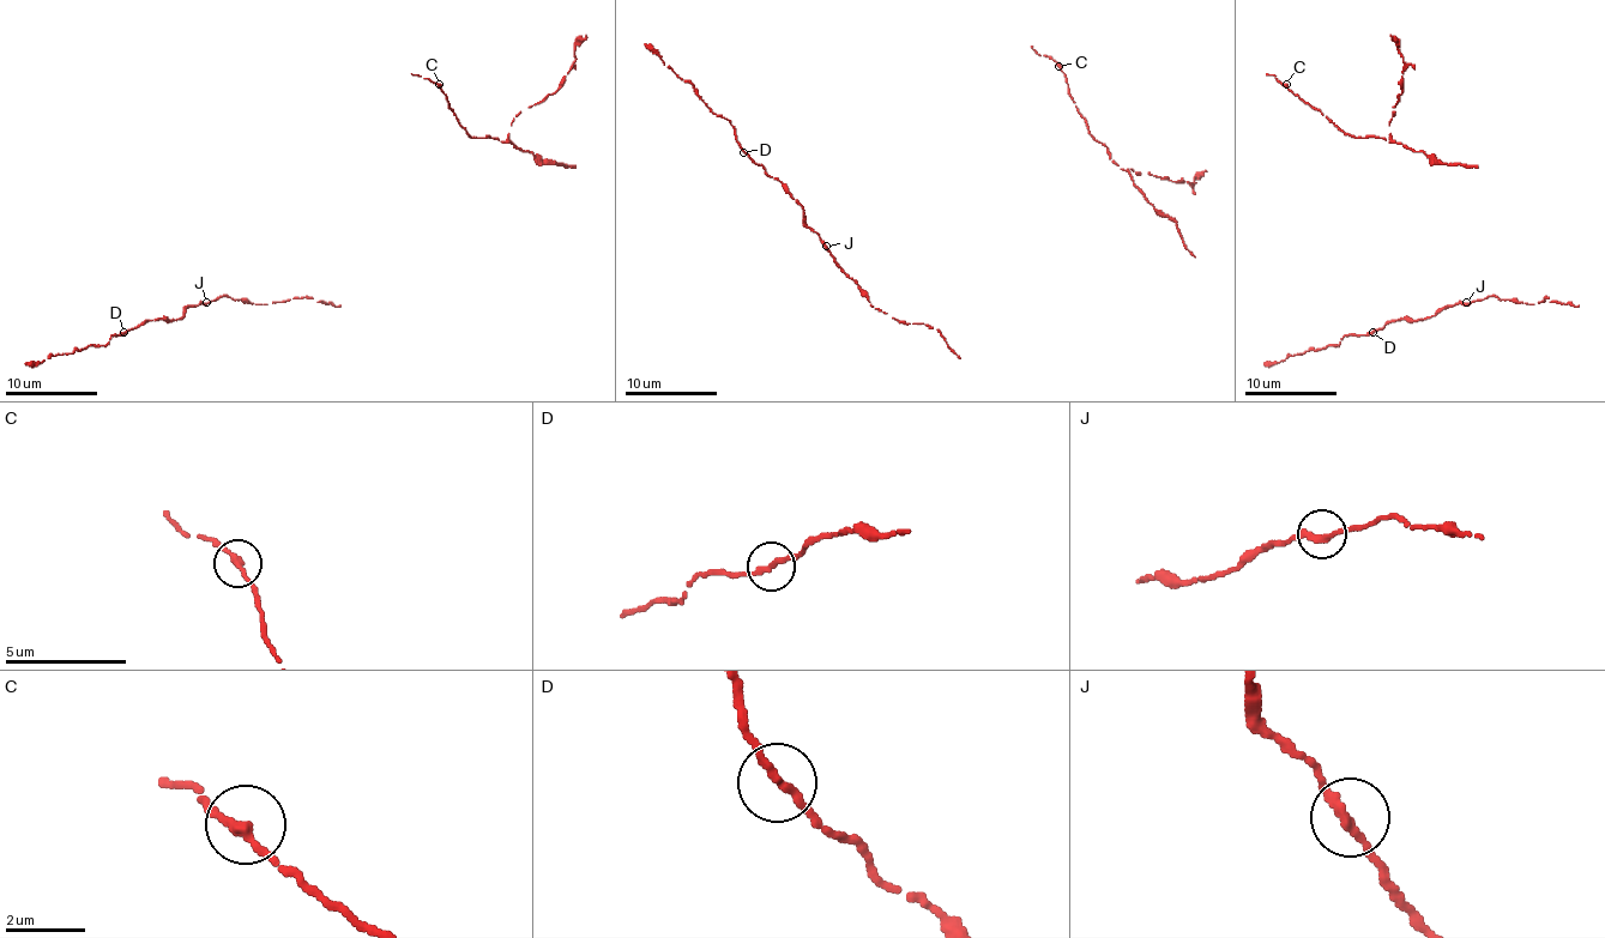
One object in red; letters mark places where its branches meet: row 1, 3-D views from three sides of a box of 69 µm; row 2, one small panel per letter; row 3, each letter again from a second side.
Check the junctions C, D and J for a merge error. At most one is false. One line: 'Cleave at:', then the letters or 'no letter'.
Cleave at: no letter

